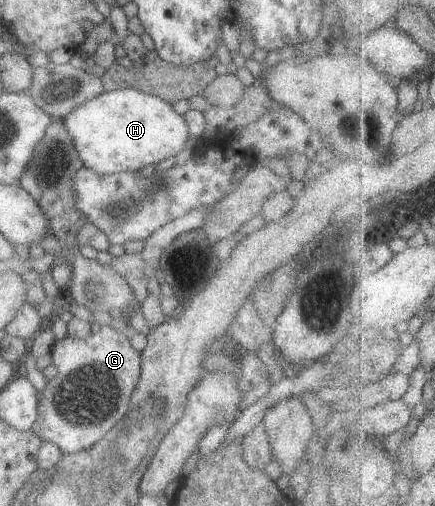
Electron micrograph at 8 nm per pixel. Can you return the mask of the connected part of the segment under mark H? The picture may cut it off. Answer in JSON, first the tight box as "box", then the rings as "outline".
{"box":[60,88,188,174],"outline":[[[134,88],[102,91],[72,108],[60,120],[81,167],[97,174],[138,172],[147,165],[174,157],[188,135],[183,116],[178,115],[171,104]]]}

